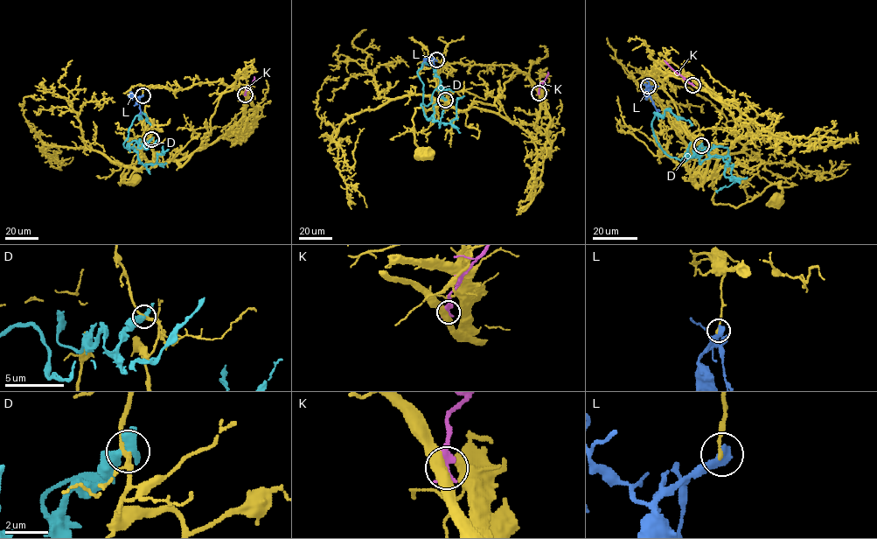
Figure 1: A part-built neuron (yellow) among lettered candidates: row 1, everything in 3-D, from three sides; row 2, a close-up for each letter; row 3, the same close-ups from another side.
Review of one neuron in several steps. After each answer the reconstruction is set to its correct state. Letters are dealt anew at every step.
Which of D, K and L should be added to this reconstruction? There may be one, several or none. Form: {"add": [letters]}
{"add": []}

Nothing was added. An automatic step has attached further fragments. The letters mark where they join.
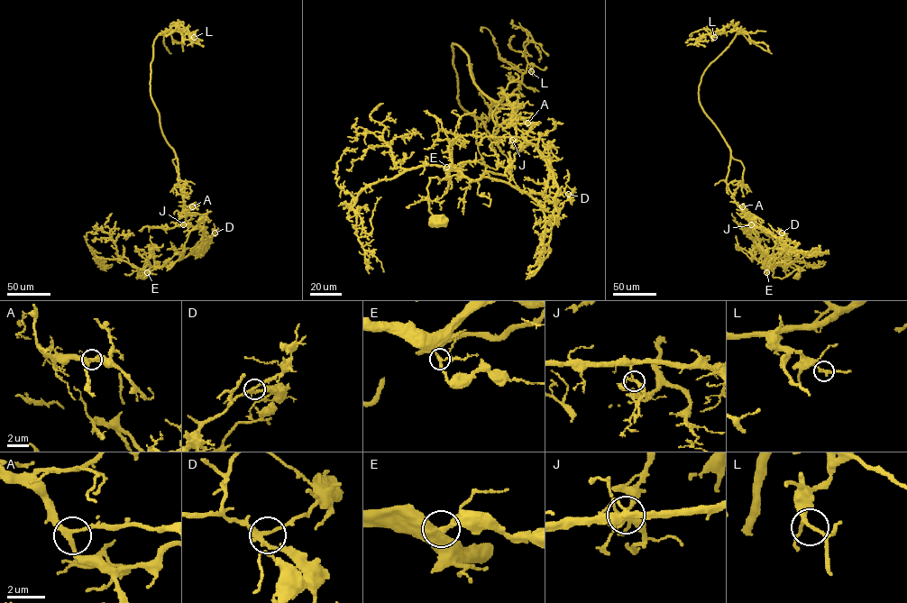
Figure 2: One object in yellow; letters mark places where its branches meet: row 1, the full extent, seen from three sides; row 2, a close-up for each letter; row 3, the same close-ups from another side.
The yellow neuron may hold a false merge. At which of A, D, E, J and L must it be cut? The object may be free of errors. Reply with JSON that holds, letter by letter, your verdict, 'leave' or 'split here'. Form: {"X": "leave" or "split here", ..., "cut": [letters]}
{"A": "leave", "D": "leave", "E": "leave", "J": "split here", "L": "leave", "cut": ["J"]}

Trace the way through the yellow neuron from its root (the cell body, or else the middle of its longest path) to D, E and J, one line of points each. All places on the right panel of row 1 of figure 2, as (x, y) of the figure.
D: (798, 276), (798, 269), (782, 278), (773, 276), (774, 262), (781, 252), (782, 232)
E: (798, 276), (798, 269), (782, 278), (773, 277), (772, 268), (768, 267), (766, 272)
J: (798, 276), (798, 269), (782, 278), (773, 277), (771, 258), (753, 232), (758, 227), (751, 224)

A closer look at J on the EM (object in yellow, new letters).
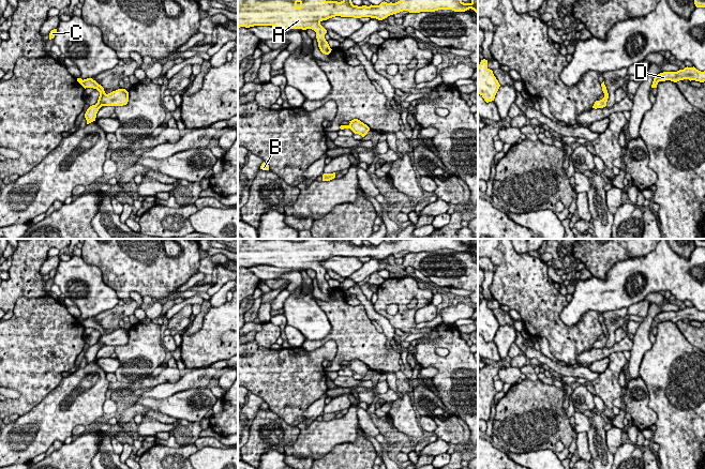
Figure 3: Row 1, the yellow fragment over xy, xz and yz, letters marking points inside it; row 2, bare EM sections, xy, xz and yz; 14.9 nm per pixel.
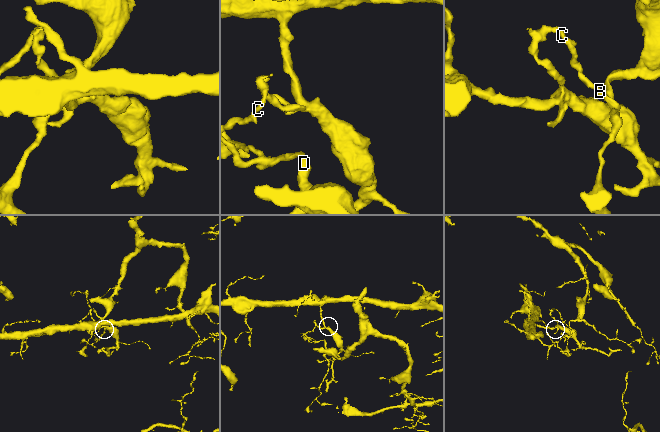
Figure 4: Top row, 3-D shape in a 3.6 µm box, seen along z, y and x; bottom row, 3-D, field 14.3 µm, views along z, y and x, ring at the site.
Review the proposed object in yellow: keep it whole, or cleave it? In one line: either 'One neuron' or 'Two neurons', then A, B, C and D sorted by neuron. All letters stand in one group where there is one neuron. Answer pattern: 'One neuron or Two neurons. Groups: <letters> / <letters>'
Two neurons. Groups: A / B C D

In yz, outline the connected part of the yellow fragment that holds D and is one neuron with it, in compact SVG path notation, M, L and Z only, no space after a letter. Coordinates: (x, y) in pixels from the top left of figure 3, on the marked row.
M685 67L684 70L679 70L677 72L663 72L658 74L652 81L651 88L657 88L659 81L671 80L677 82L679 80L689 79L704 82L705 81L705 71L701 72L693 67Z

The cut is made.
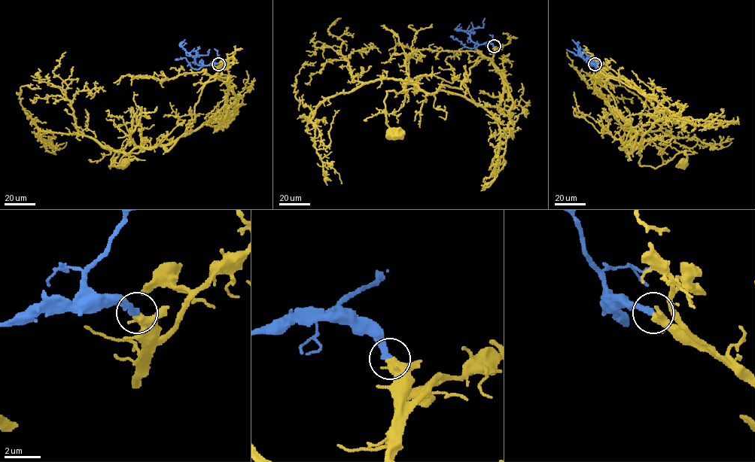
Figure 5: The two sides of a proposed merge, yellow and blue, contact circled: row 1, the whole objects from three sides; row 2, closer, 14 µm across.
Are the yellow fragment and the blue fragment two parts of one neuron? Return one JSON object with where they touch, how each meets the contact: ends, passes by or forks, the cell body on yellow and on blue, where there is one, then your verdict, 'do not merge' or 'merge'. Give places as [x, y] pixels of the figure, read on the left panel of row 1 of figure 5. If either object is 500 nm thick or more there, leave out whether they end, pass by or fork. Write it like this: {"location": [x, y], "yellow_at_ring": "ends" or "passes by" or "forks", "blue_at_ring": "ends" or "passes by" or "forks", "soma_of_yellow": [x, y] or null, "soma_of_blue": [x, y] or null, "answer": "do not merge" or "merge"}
{"location": [218, 64], "yellow_at_ring": "passes by", "blue_at_ring": "ends", "soma_of_yellow": [124, 163], "soma_of_blue": null, "answer": "merge"}

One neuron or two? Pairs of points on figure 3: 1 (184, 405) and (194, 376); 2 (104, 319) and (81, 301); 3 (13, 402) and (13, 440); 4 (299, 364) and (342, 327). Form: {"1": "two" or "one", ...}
{"1": "two", "2": "two", "3": "two", "4": "two"}

